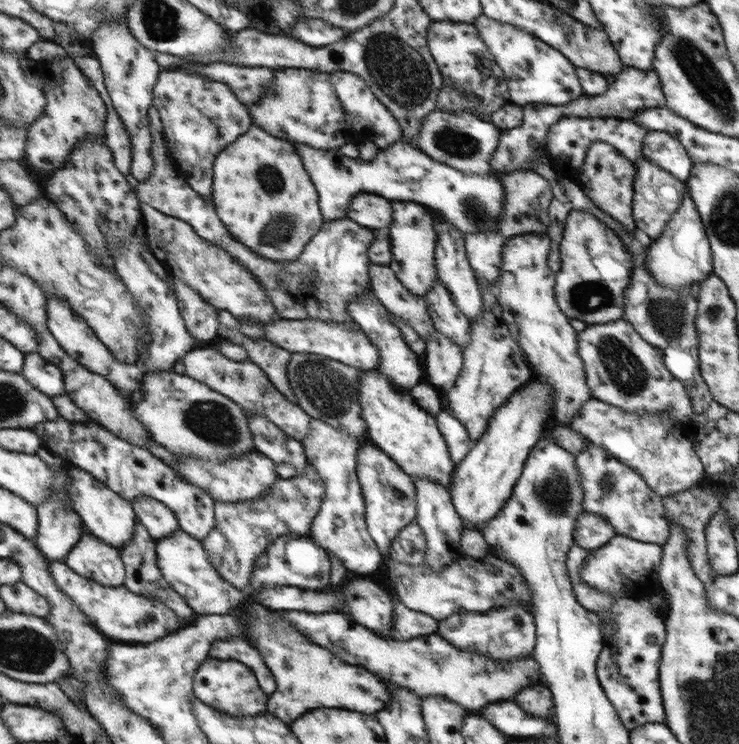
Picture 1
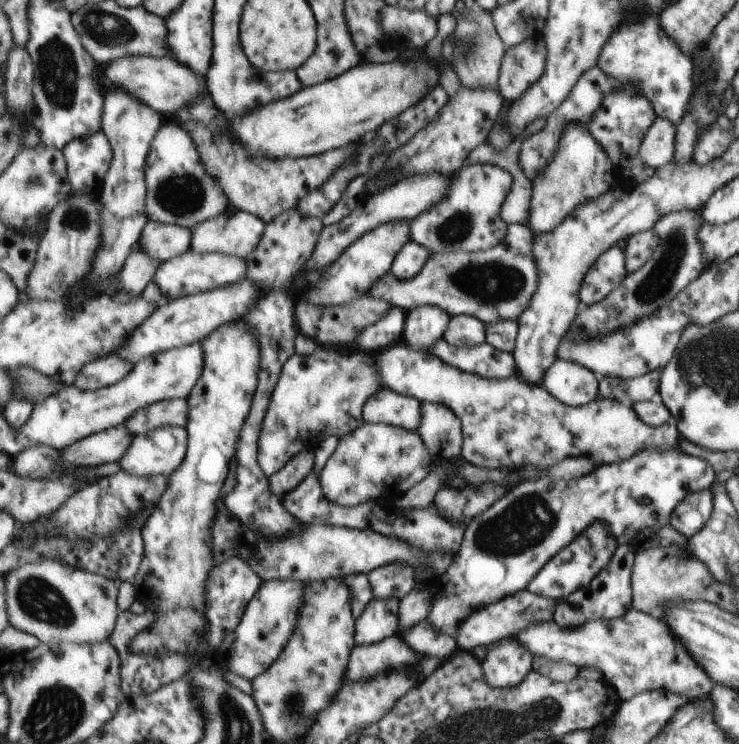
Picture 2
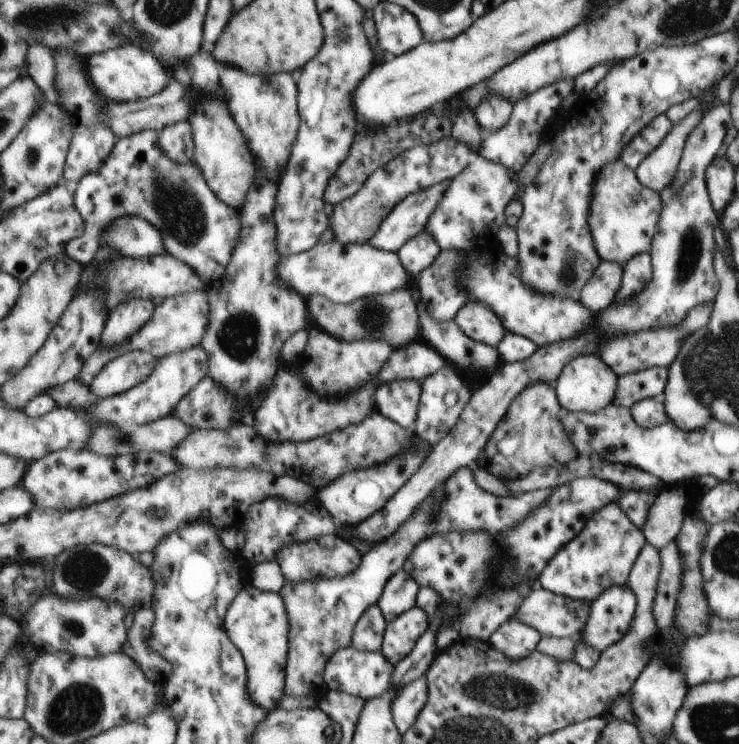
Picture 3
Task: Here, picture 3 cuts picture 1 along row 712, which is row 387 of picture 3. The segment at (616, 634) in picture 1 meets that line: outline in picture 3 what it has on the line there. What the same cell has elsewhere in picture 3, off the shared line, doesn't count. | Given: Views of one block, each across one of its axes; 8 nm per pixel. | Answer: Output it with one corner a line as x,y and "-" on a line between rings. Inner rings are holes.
651,367
640,370
638,373
627,373
619,376
615,400
612,404
630,409
637,401
661,394
667,375
668,369

